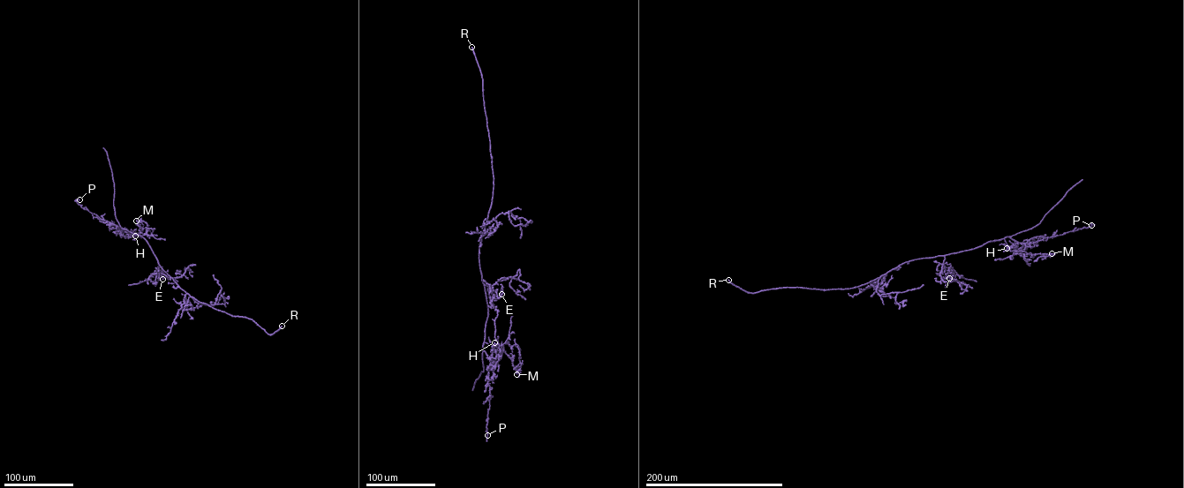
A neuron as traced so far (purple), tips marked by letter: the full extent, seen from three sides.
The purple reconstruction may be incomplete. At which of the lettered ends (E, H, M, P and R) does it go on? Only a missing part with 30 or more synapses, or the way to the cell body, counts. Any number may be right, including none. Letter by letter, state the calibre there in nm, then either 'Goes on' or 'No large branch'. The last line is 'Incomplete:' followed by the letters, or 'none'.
E: Thickness 240 nm. Goes on
H: Thickness 280 nm. No large branch
M: Thickness 150 nm. No large branch
P: Thickness 100 nm. No large branch
R: Thickness 340 nm. Goes on
Incomplete: E, R

